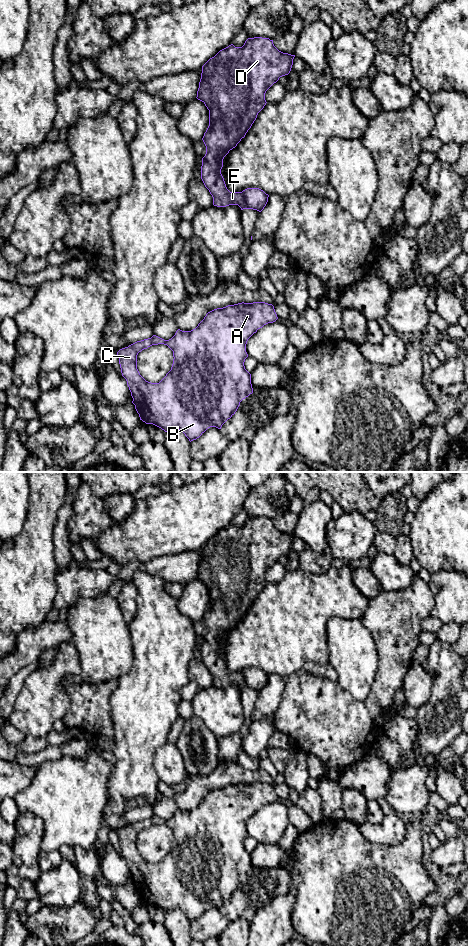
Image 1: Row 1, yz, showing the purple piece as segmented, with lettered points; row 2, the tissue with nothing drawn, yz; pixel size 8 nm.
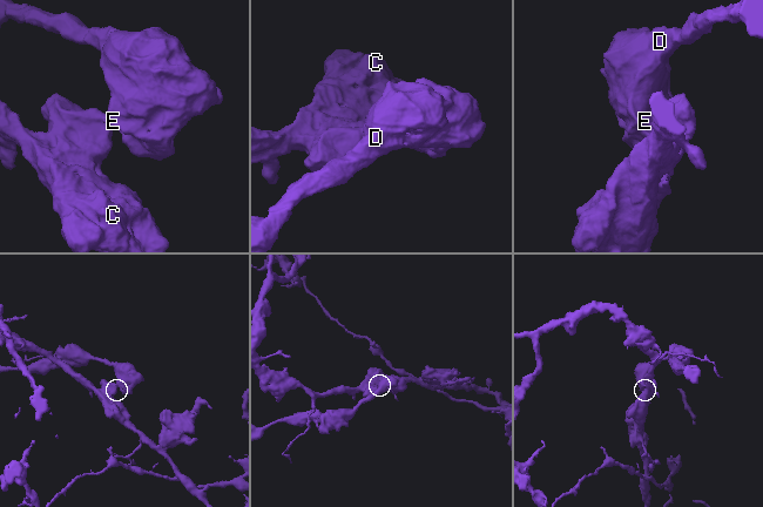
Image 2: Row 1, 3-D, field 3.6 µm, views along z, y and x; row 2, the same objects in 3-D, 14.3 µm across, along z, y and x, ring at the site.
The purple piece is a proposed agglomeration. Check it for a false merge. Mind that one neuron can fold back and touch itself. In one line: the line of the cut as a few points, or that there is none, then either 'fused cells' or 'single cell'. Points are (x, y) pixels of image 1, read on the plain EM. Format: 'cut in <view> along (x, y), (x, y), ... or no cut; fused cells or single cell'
cut in yz along (242, 672), (242, 684), (240, 687); fused cells

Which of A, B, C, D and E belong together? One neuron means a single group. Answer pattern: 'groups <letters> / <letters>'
groups A B C / D E

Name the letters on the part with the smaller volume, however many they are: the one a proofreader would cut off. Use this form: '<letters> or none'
D, E

